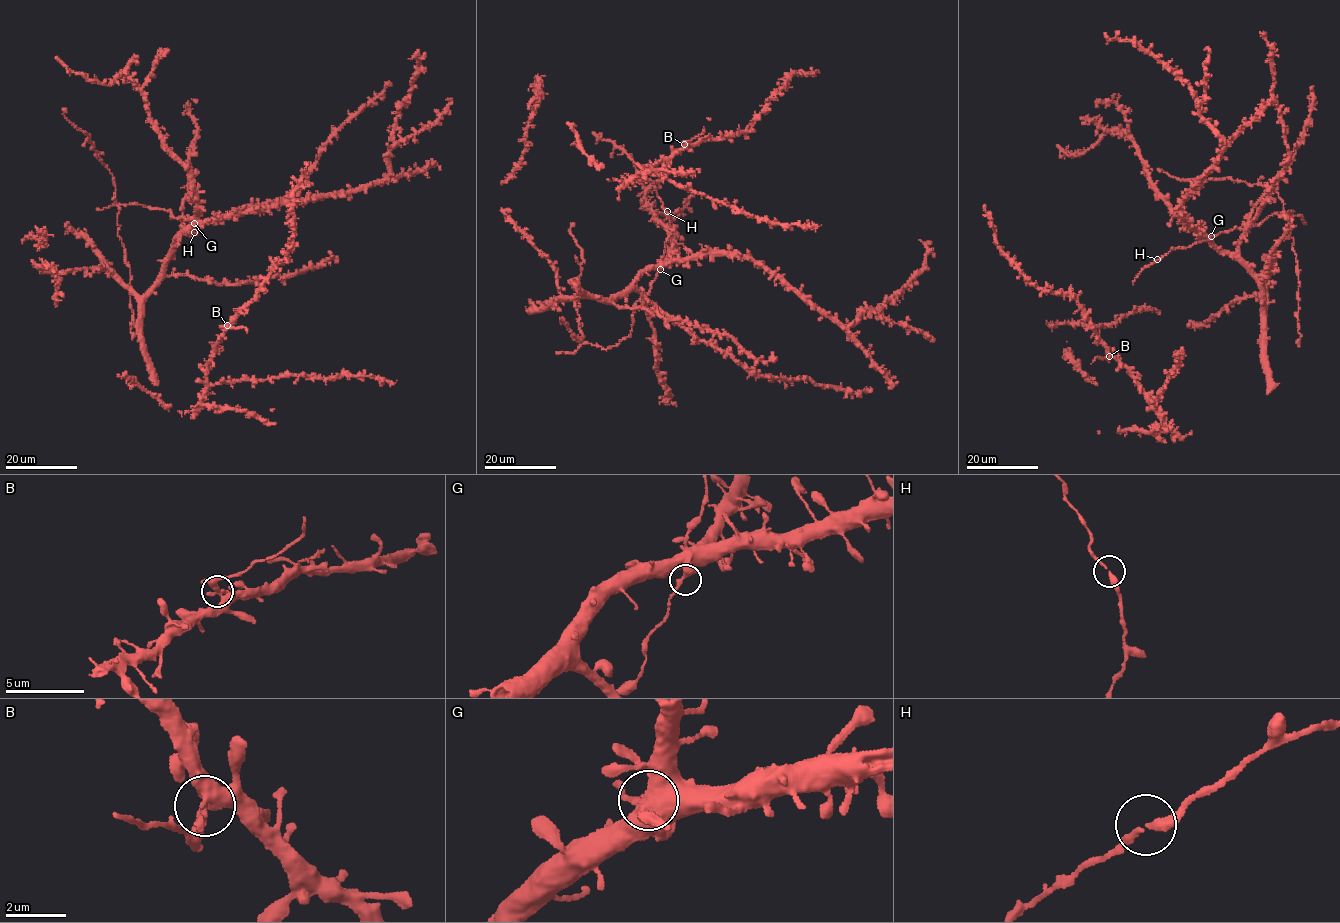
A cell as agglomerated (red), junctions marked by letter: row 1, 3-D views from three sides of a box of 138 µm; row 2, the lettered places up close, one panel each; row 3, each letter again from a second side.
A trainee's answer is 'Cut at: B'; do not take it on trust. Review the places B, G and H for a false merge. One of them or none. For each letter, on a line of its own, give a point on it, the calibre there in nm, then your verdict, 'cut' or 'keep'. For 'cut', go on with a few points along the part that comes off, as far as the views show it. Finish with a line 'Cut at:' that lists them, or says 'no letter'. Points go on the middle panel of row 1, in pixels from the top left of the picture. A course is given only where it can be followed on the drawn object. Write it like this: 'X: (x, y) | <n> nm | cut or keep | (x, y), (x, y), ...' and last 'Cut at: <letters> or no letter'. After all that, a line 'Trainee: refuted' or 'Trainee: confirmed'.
B: (684, 144) | 280 nm | cut | (684, 145), (702, 133), (704, 127)
G: (660, 269) | 320 nm | keep
H: (667, 211) | 240 nm | keep
Cut at: B
Trainee: confirmed

